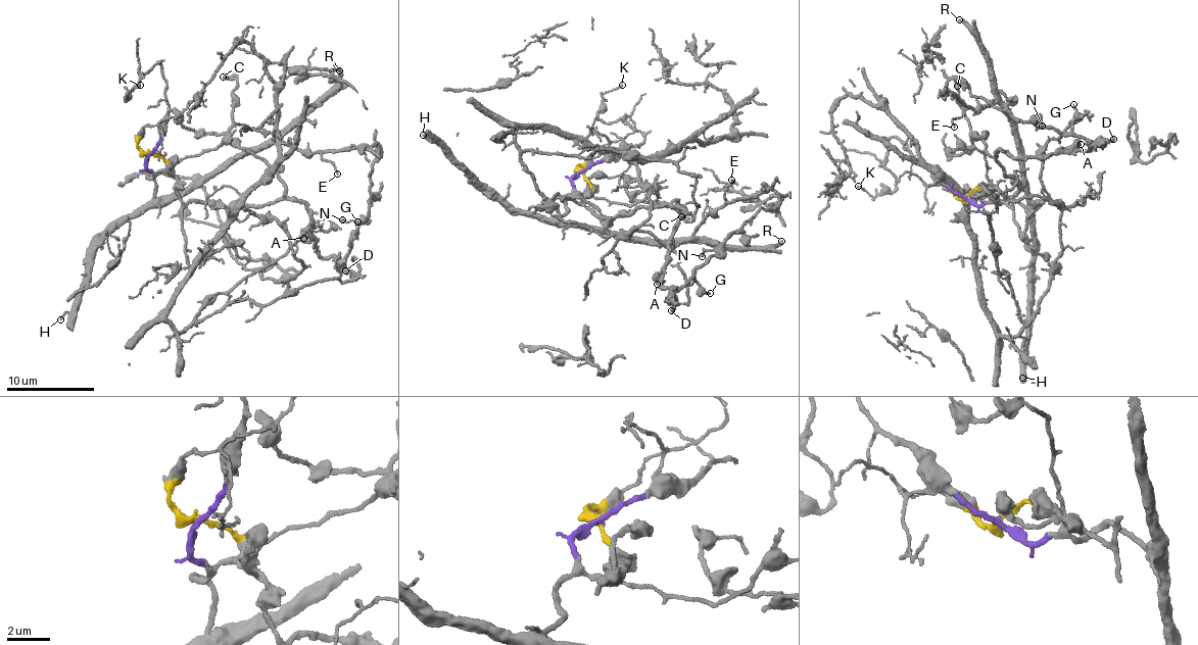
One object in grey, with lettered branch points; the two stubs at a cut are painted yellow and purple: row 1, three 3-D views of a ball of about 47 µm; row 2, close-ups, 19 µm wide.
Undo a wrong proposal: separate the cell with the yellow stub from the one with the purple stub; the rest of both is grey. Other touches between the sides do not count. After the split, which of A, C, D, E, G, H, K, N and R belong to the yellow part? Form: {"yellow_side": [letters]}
{"yellow_side": ["A", "C", "D", "G", "N"]}

